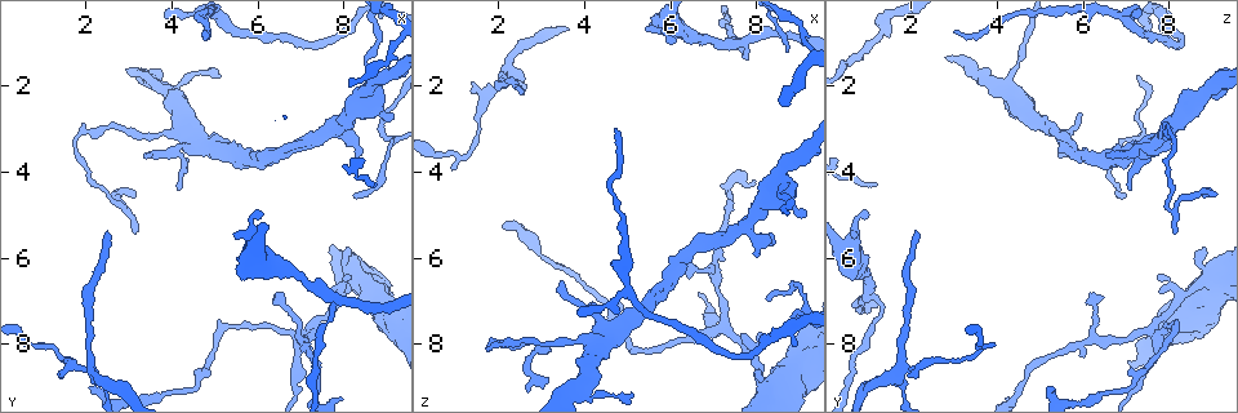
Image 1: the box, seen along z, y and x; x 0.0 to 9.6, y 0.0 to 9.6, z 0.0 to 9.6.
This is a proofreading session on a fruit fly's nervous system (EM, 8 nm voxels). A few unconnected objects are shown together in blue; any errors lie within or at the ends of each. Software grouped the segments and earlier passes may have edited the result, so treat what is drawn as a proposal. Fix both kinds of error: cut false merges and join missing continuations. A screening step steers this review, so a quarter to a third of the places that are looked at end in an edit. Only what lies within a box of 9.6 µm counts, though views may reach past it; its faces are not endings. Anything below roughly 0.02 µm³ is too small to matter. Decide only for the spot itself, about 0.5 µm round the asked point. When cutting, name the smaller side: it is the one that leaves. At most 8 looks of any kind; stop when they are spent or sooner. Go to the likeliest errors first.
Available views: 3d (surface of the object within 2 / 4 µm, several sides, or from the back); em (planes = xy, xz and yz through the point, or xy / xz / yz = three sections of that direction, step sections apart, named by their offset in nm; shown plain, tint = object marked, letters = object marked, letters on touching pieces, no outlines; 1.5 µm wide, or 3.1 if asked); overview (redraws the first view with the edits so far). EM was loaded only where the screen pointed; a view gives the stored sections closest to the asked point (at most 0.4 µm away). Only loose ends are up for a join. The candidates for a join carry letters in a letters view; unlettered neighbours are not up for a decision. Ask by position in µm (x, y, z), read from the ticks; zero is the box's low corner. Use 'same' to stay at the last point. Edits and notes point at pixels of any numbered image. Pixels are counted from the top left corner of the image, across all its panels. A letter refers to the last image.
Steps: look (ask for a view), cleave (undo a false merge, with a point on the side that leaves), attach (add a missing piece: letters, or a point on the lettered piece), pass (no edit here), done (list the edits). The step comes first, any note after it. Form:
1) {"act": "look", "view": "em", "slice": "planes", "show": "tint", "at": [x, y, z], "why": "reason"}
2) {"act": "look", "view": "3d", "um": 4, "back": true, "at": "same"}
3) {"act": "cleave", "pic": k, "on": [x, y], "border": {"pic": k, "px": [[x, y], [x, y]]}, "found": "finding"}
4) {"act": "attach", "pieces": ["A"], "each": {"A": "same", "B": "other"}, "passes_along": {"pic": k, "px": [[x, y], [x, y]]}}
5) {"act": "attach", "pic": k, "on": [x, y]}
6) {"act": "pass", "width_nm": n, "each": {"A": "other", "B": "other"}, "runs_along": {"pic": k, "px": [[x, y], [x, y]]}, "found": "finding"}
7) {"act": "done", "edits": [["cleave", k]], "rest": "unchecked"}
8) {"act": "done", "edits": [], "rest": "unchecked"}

{"act": "look", "view": "3d", "um": 2, "back": true, "at": [2.10, 9.00, 5.25], "why": "thin end"}

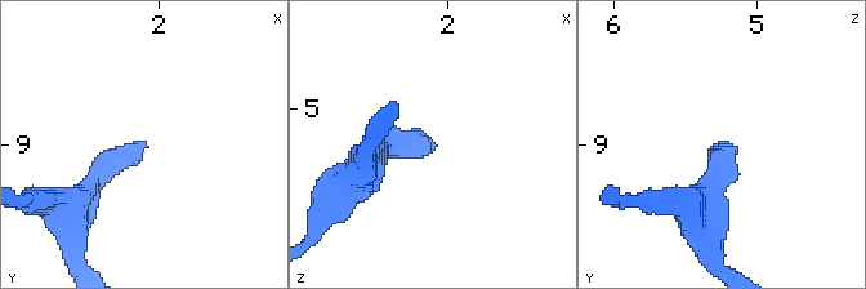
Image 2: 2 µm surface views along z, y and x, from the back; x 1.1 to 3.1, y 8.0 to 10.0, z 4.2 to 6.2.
{"act": "look", "view": "em", "slice": "planes", "show": "letters", "at": [2.10, 9.00, 5.26]}

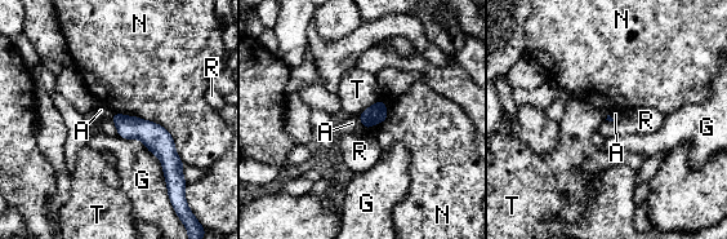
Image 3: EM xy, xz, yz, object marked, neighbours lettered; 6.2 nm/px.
{"act": "pass", "longest_contact_nm": ["N", 550], "each": {"A": "other", "G": "other", "N": "other", "R": "other", "T": "other"}, "border": {"pic": 3, "px": [[357, 116], [362, 125]]}, "found": "no lettered piece goes on from it"}

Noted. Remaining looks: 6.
{"act": "look", "view": "3d", "um": 4, "at": [7.30, 7.55, 7.60], "why": "looks like a crossing"}

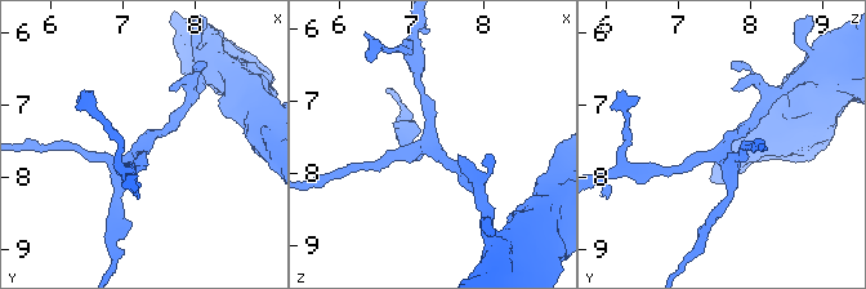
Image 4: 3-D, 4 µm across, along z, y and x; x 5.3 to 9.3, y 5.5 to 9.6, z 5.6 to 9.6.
{"act": "look", "view": "em", "slice": "planes", "show": "letters", "at": [7.25, 7.60, 7.60], "arms": 4}

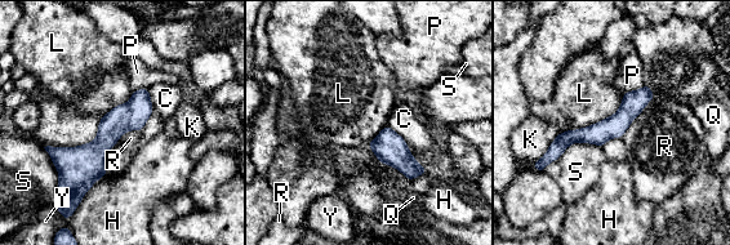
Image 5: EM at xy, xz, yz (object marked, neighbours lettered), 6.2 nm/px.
{"act": "pass", "width_nm": 140, "each": {"C": "other", "H": "other", "K": "other", "L": "other", "P": "other", "Q": "other", "R": "other", "S": "other", "Y": "other"}, "border": {"pic": 5, "px": [[624, 92], [611, 115], [560, 133]]}, "found": "all the same neuron"}

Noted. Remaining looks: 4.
{"act": "look", "view": "3d", "um": 4, "at": [5.40, 5.45, 0.60], "why": "branch stops here"}

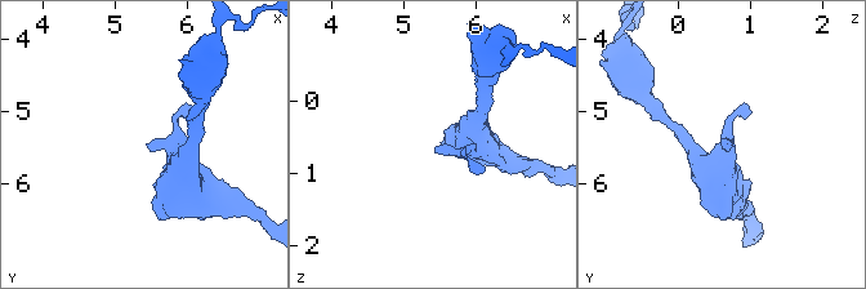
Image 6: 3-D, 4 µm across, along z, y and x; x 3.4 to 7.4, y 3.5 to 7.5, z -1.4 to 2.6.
{"act": "look", "view": "em", "slice": "xy", "step": 8, "show": "tint", "at": [5.45, 5.45, 0.65]}

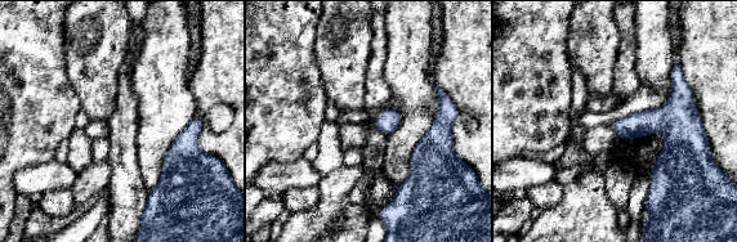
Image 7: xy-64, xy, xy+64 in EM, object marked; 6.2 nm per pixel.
{"act": "look", "view": "em", "slice": "planes", "show": "letters", "at": "same", "why": "cut it another way"}

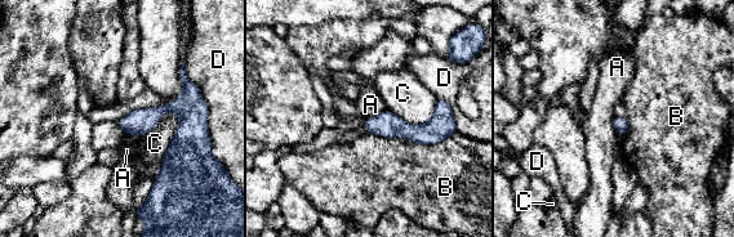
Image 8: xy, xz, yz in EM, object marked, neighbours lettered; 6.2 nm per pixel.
{"act": "pass", "each": {"A": "other", "B": "other", "C": "other", "D": "other"}, "runs_along": {"pic": 8, "px": [[199, 115], [173, 169], [155, 189]]}, "found": "no lettered piece goes on from it"}

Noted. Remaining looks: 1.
{"act": "done", "edits": [], "rest": "unchecked"}

